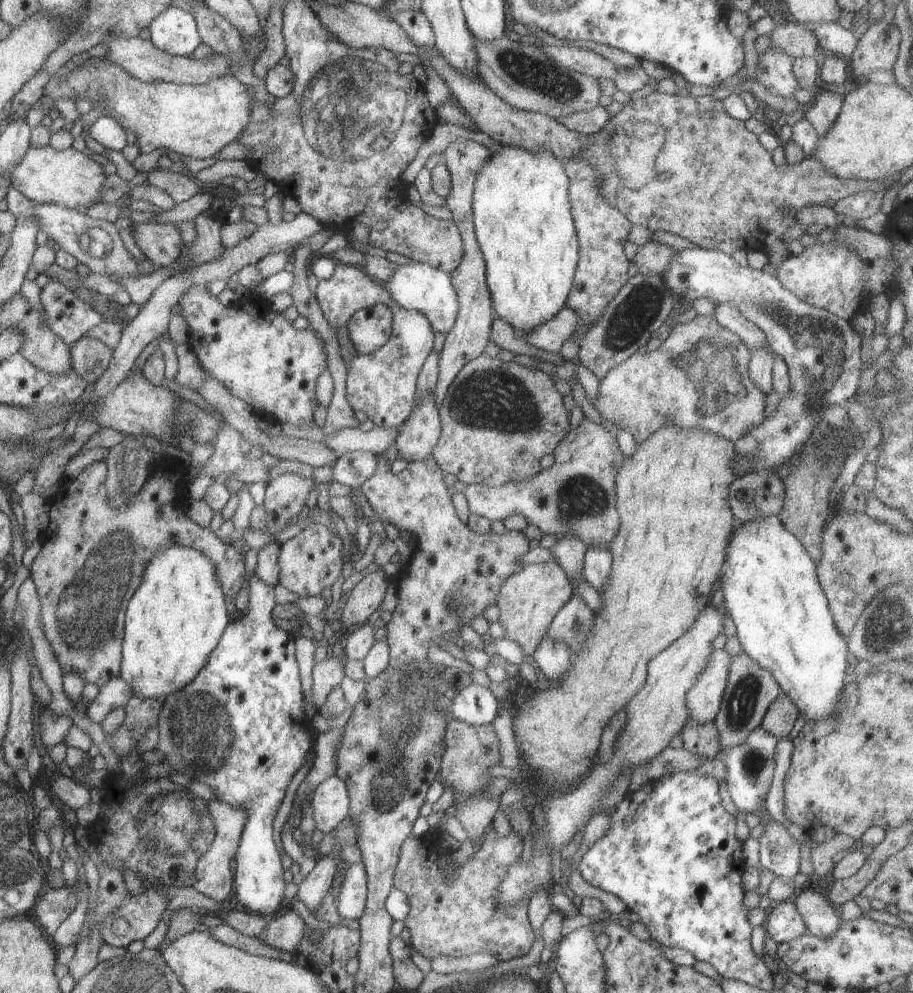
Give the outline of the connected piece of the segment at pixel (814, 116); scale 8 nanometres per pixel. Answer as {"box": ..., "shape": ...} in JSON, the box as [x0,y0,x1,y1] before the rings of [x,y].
{"box":[804,90,843,137],"shape":[[[821,90],[816,93],[816,102],[810,106],[804,118],[810,121],[820,137],[834,124],[843,106],[843,97],[838,92]]]}

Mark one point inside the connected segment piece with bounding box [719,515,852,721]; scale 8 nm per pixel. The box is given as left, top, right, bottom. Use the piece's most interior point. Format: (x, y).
(771, 591)

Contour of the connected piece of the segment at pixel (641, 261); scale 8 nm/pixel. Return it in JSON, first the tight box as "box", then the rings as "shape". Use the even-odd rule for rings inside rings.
{"box":[632,241,676,275],"shape":[[[648,241],[637,248],[632,262],[636,265],[637,272],[643,275],[660,275],[670,264],[676,251],[668,245]]]}

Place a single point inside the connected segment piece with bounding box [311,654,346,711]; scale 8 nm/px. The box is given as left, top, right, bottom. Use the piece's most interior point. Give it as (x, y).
(327, 674)

